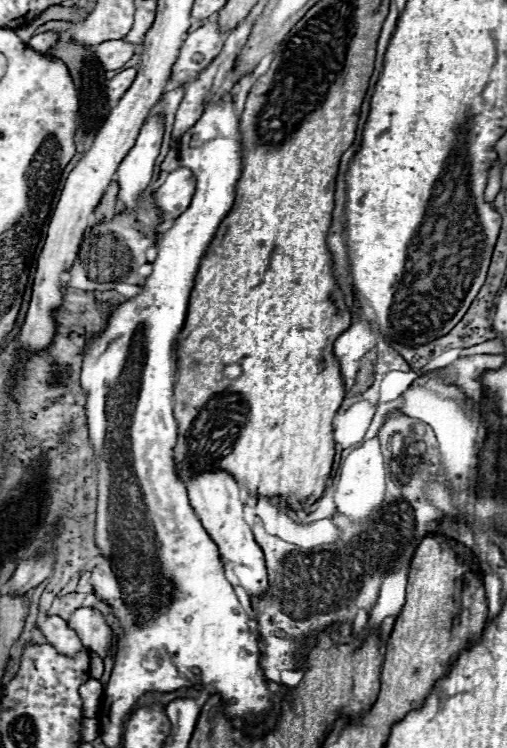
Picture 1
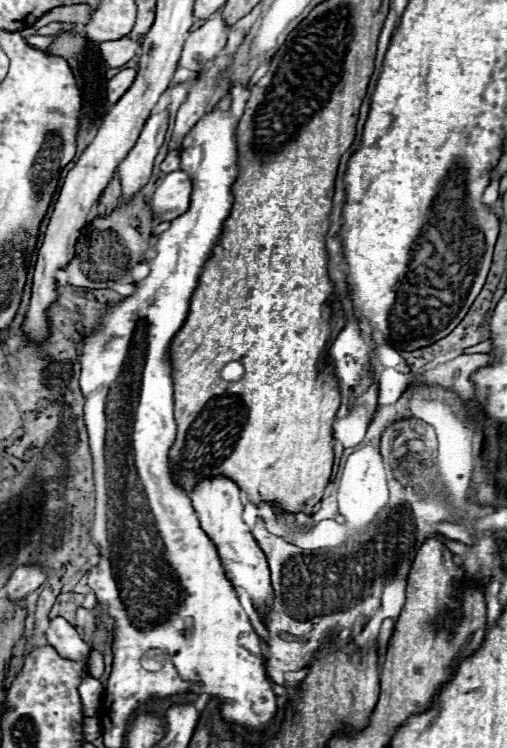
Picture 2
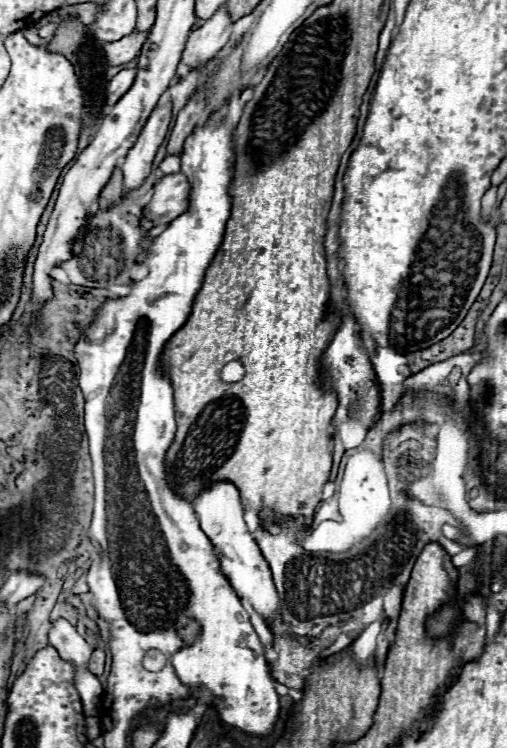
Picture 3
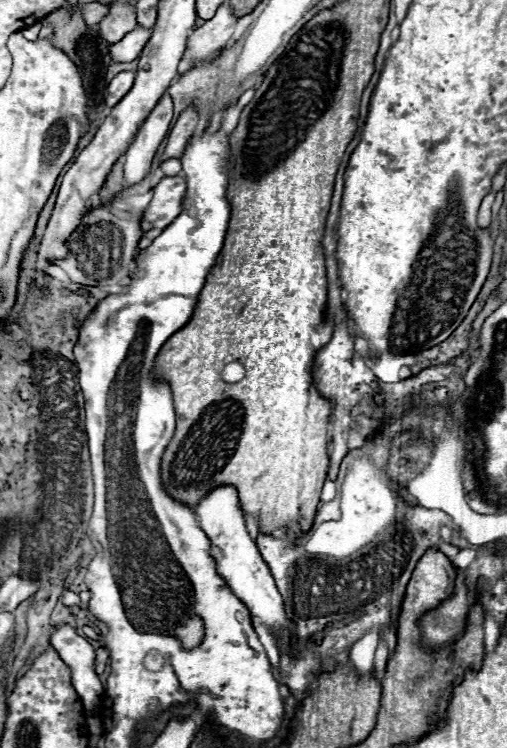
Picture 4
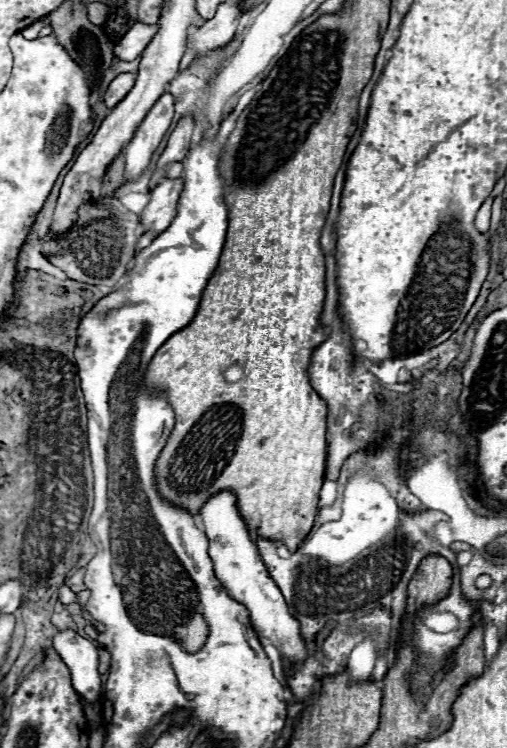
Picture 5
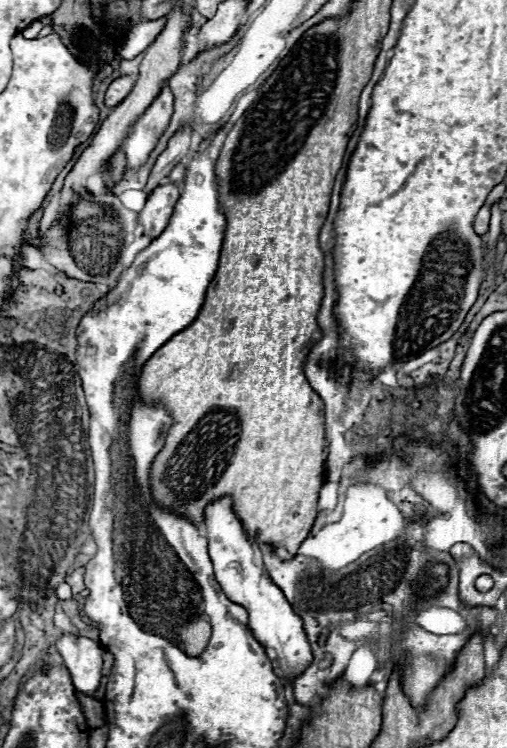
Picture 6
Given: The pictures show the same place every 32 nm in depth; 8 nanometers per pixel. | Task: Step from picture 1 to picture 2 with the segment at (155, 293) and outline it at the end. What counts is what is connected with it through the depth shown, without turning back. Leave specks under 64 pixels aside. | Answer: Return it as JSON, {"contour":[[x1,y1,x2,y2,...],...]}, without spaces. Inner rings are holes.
{"contour":[[214,106,202,120,198,120,198,124,184,136,184,142,182,142,182,148,180,148,180,166,182,170,190,172,190,178,194,182,194,192,192,192,192,208,188,208,184,214,180,214,172,226,162,232,154,244,156,248,156,258,148,260,148,266,150,266,150,274,136,284,136,292,132,296,128,296,126,300,118,302,118,304,108,304,106,308,106,316,102,318,102,326,92,332,88,338,84,338,84,342,80,344,78,348,78,354,80,354,80,364,82,364,82,376,80,376,80,388,86,396,86,406,84,406,84,418,86,418,86,428,88,428,88,434,90,434,90,448,92,448,92,456,94,456,94,478,96,478,96,516,94,516,94,526,92,526,92,538,94,538,94,544,98,546,104,546,104,560,100,560,100,564,96,564,92,570,90,570,90,576,88,576,88,584,92,588,92,592,96,594,96,600,98,604,102,604,106,608,106,616,114,618,116,620,116,628,120,632,114,634,114,640,112,640,112,652,114,652,114,664,112,664,112,672,110,672,110,678,108,678,108,684,106,684,106,692,104,692,104,700,110,700,110,696,118,696,118,692,142,692,142,700,146,700,146,692,150,692,150,696,158,696,158,692,162,692,162,696,170,696,170,694,182,694,182,692,188,692,196,686,192,686,194,682,210,682,210,690,208,694,216,696,220,700,220,710,222,710,222,716,228,720,228,722,236,722,240,726,246,726,250,730,266,730,270,720,274,718,276,714,276,696,272,692,272,682,270,678,266,676,266,670,264,670,264,656,262,656,262,650,260,650,260,640,258,636,254,634,252,626,250,626,250,620,248,620,248,614,244,612,244,608,240,606,238,602,238,596,232,588,232,584,226,580,224,576,224,568,222,568,222,562,218,558,218,552,216,552,216,546,214,542,206,536,206,532,200,528,200,522,196,518,196,512,190,504,190,498,188,494,184,492,184,488,174,482,172,478,172,470,170,470,170,448,174,446,176,442,176,422,174,422,174,402,172,402,172,362,170,362,170,344,174,340,174,336,178,334,178,330,184,326,186,322,186,316,188,316,188,308,190,308,190,298,192,298,192,292,194,288,198,286,198,276,202,272,202,264,208,260,216,240,218,240,218,234,220,234,220,228,222,228,222,220,228,218,230,214,230,208,232,208,232,202,234,202,234,196,232,196,232,184,238,176,238,146,236,146,236,118,232,116,230,108,222,110,220,106],[106,330,110,332,116,332,112,340,104,342,100,340,102,336,106,336],[152,650,154,654,162,654,162,656,156,656,156,658,162,658,162,668,156,670,156,672,148,672,142,668,142,660,146,658,146,652],[174,666,182,666,184,668,184,680,182,676,178,676,178,672,174,674]]}

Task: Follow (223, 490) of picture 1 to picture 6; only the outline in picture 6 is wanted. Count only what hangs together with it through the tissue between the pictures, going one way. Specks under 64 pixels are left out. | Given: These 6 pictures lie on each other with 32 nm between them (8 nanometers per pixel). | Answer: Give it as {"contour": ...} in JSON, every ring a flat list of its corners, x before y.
{"contour":[[222,496,206,506,204,530,208,538,208,552,214,562,216,580,220,582,224,594,230,600,248,610,248,628,258,638,258,642,276,650,278,662,284,672,284,680,290,682,294,676,298,676,298,672,302,672,302,668,310,664,310,644,306,640,302,620,294,614,282,590,274,586,274,582,264,576,262,566,254,562,254,546,252,542,248,542,244,526,232,508,232,498]]}

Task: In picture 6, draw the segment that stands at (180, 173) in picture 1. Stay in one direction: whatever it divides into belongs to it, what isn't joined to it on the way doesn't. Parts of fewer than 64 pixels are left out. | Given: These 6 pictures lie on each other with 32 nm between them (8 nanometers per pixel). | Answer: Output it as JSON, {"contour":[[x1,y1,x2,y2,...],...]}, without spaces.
{"contour":[[170,182,170,184,160,184,158,188,154,188,144,210,138,216,138,224,144,228,144,234,156,238,158,234,164,232,164,228,168,226,174,214,178,196,180,196,178,184]]}

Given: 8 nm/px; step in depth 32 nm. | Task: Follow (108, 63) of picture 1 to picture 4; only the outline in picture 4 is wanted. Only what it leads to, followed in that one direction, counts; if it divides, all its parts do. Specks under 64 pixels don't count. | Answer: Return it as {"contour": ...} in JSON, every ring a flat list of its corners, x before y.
{"contour":[[134,28,130,34,126,34,120,42,114,42,108,46,112,62,132,62,138,58,138,52,142,52,146,40,150,38,152,28]]}

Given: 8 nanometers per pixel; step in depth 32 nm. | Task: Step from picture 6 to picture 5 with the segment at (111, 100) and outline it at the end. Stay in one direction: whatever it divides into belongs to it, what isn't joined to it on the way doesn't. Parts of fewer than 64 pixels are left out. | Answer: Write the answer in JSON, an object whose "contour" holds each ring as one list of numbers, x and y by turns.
{"contour":[[124,72,124,74,118,74,110,82,110,86,104,94,104,100,106,100,108,108,114,108,114,104,118,104,118,100,122,100,122,96,126,96,126,92,130,92,130,88,134,86,134,78,136,78,136,74]]}

